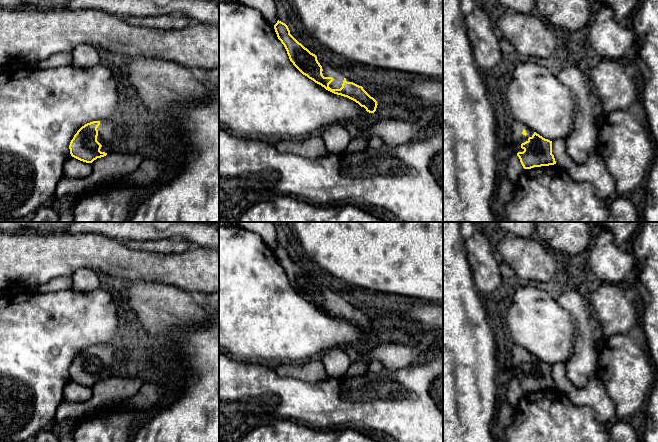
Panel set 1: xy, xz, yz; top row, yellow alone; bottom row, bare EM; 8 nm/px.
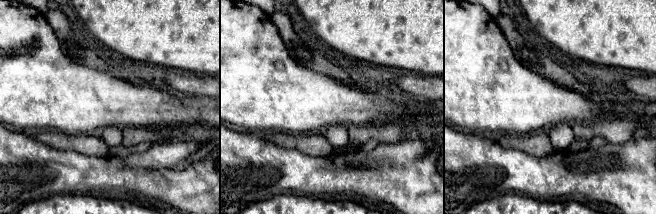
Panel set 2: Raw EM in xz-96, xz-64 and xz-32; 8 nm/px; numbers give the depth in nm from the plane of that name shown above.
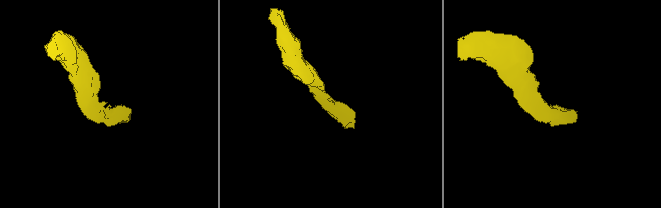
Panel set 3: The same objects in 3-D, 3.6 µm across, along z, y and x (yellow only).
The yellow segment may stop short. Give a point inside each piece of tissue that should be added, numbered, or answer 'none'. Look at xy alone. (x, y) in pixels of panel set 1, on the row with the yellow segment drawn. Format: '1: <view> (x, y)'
1: xy (106, 137)

